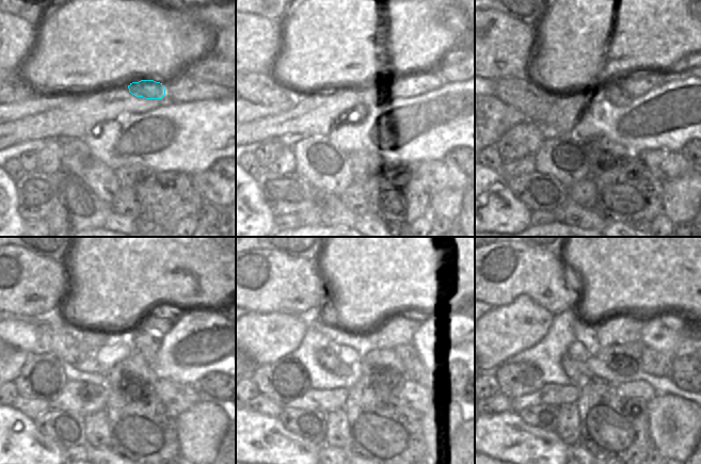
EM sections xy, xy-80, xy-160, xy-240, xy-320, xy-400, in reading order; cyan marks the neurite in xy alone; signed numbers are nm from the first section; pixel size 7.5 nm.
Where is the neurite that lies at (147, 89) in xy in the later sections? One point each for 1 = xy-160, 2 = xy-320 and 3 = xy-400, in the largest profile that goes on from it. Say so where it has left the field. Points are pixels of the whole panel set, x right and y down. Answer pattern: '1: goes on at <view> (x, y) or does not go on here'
1: goes on at xy-160 (618, 94)
2: goes on at xy-320 (407, 353)
3: goes on at xy-400 (653, 363)

